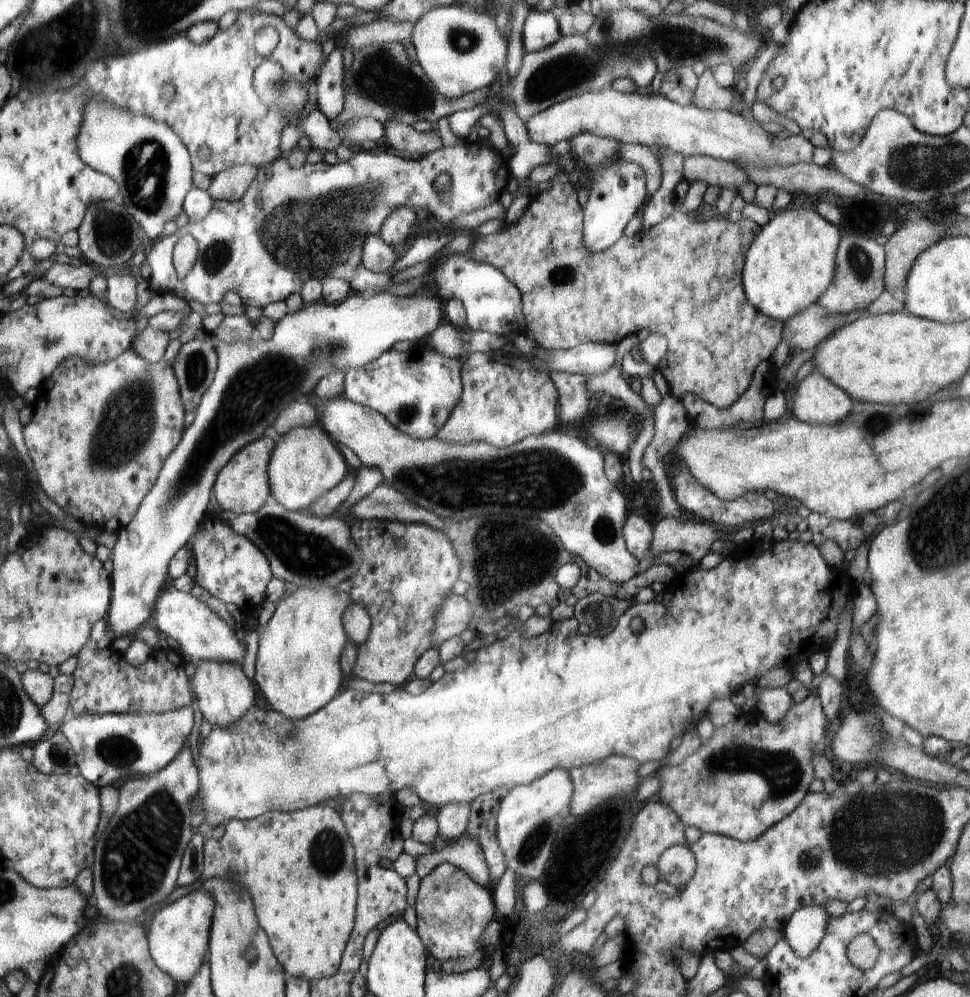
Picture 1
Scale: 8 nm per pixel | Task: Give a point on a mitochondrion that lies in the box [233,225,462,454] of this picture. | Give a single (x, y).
(407, 412)

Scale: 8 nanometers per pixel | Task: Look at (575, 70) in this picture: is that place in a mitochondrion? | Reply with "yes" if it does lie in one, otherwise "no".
yes

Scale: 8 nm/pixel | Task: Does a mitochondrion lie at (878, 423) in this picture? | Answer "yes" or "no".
yes

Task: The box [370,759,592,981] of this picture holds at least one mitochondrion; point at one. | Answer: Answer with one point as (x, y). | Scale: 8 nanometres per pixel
(534, 843)

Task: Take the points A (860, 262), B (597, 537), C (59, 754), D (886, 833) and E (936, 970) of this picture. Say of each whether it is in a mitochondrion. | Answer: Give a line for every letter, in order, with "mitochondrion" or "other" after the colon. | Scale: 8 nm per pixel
A: mitochondrion
B: mitochondrion
C: mitochondrion
D: mitochondrion
E: other

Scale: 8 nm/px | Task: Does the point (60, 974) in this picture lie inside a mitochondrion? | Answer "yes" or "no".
no

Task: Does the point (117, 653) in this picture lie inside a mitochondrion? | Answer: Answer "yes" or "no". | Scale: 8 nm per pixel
no

